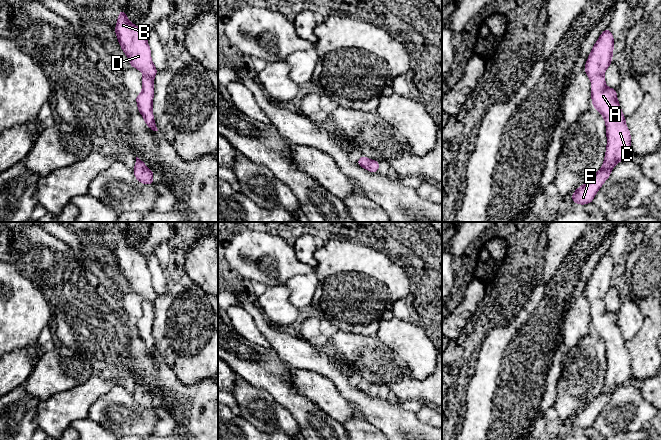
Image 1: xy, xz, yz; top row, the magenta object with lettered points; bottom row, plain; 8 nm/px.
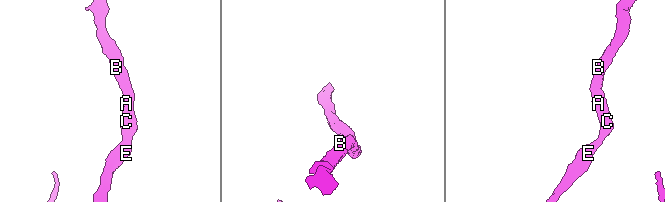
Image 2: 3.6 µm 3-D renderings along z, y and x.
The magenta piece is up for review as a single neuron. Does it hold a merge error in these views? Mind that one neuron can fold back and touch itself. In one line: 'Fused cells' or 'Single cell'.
Single cell

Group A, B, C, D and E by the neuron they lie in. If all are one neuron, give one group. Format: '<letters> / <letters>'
A B C D E

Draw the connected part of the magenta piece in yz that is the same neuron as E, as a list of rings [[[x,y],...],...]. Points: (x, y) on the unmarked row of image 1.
[[[607,252],[602,256],[593,270],[584,291],[585,297],[588,299],[592,309],[591,322],[593,331],[600,336],[605,344],[607,370],[603,390],[571,419],[573,426],[580,429],[592,427],[594,420],[609,402],[614,390],[618,386],[623,385],[631,376],[631,358],[617,324],[617,315],[616,313],[608,312],[604,303],[604,297],[612,286],[613,271],[614,262],[611,255]]]

